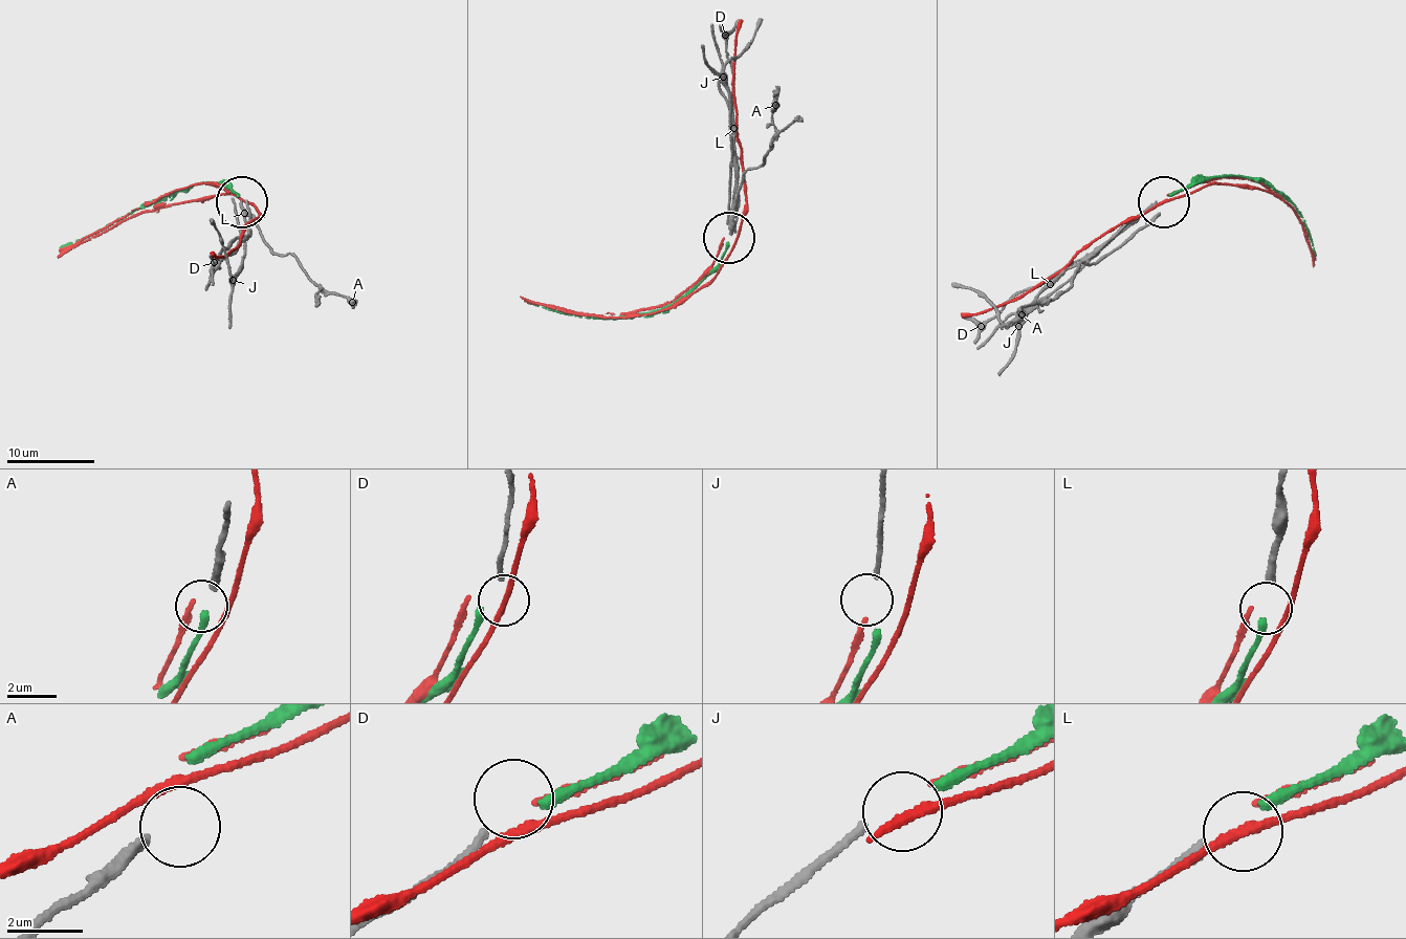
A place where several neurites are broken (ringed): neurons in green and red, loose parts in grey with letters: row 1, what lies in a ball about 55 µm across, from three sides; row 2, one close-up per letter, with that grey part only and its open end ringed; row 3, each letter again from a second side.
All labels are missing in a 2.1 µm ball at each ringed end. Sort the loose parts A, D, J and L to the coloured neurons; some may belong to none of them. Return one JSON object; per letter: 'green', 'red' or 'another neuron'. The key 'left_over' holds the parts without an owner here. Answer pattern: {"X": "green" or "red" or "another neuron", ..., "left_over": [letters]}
{"A": "another neuron", "D": "another neuron", "J": "red", "L": "green", "left_over": ["A", "D"]}

